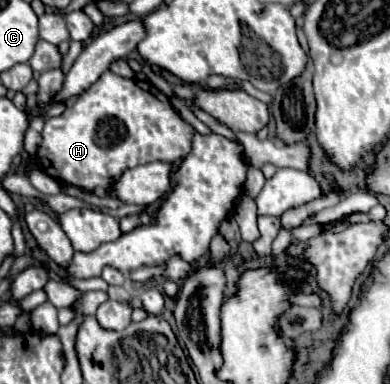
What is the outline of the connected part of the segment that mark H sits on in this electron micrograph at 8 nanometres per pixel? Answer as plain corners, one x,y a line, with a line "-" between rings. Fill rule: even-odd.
107,70
99,76
95,86
89,86
83,94
79,94
79,98
71,106
67,106
61,116
45,120
43,142
37,150
37,164
47,176
59,182
67,182
89,192
93,192
95,188
107,190
113,178
117,178
127,168
135,168
139,164
155,160
173,162
185,158
187,152
191,150
191,136
193,128
175,112
169,98
159,88
155,88
145,80
121,78
111,70
-
119,126
125,126
127,132
127,136
121,142
119,142

